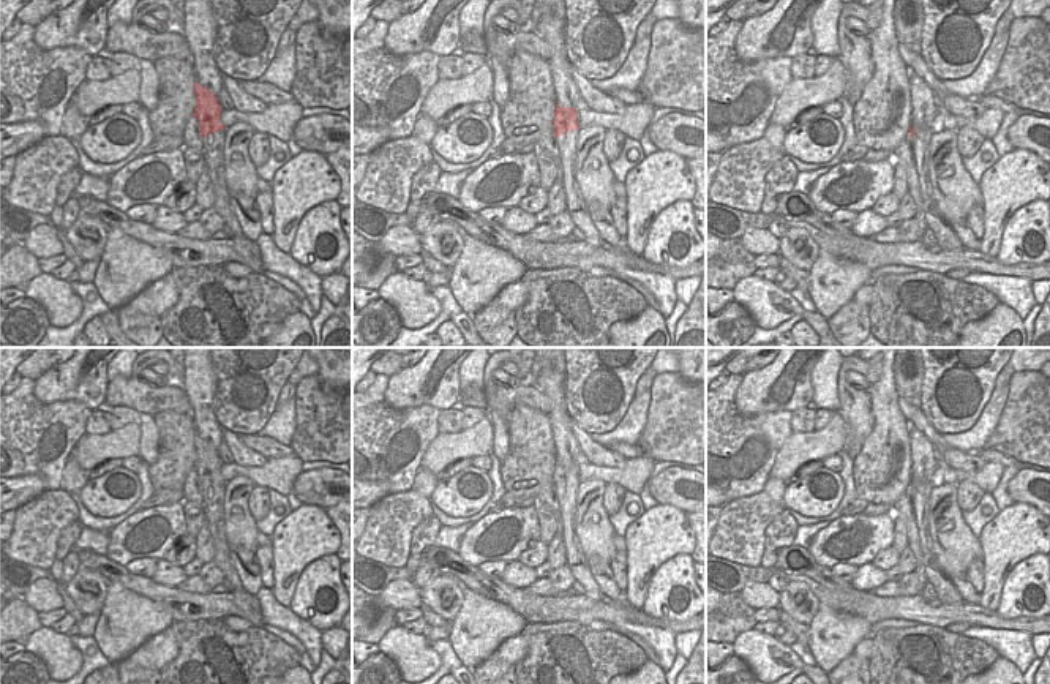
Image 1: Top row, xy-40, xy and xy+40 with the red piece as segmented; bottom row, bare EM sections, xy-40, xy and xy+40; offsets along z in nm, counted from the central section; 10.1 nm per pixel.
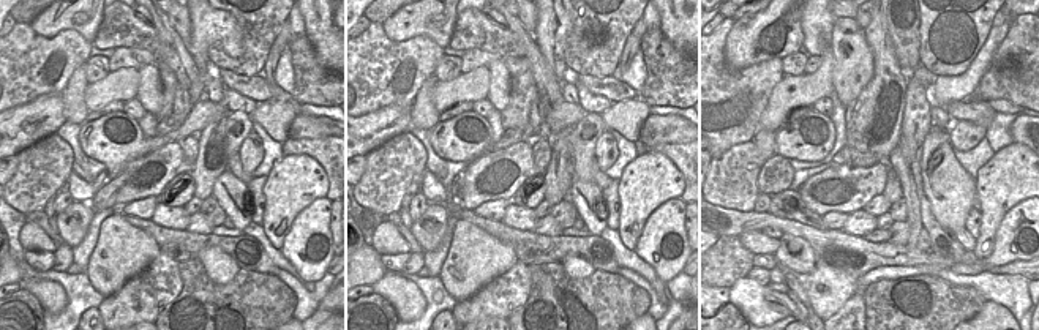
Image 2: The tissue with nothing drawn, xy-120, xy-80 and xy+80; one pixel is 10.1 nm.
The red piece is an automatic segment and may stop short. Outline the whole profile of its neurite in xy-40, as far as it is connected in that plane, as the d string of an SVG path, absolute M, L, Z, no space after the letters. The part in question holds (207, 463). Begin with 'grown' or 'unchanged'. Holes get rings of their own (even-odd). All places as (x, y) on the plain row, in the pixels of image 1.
grown; M194 436L196 461L193 471L199 474L201 491L204 496L205 518L213 539L213 561L223 572L224 580L232 584L232 592L243 592L242 581L231 562L229 545L224 534L224 490L226 480L221 475L221 458L216 449L207 441Z

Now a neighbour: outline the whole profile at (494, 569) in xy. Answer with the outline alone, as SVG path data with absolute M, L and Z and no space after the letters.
M486 561L478 566L478 570L493 578L502 578L507 561Z

